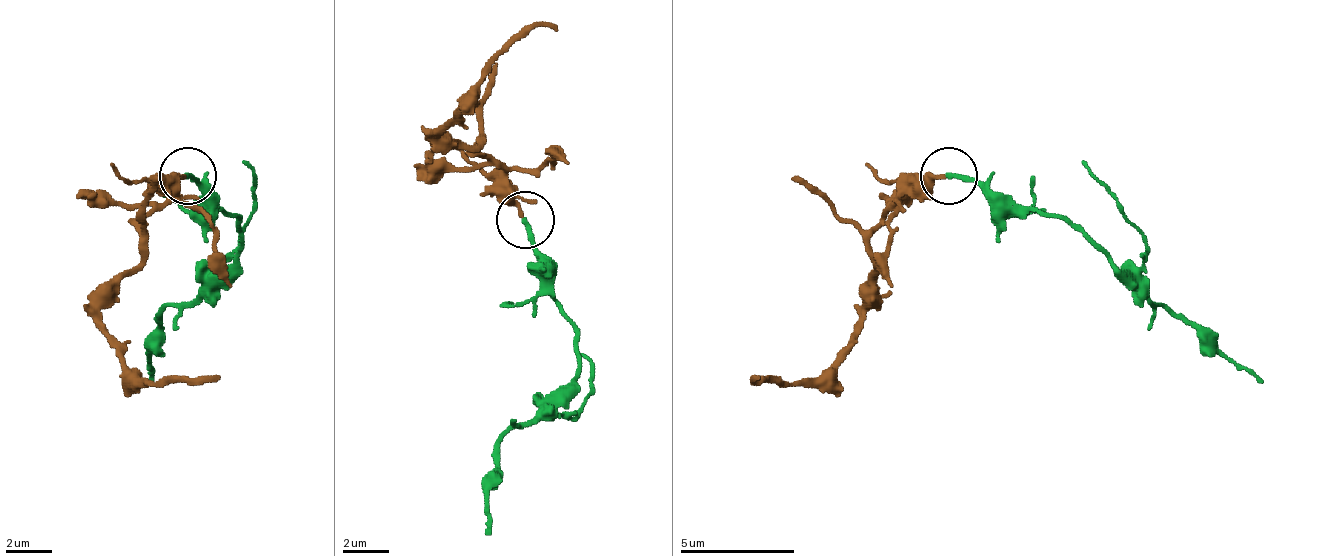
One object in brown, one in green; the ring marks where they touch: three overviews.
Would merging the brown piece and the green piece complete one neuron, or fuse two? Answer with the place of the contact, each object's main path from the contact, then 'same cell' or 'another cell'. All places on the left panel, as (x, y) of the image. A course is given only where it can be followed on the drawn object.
at (187, 176); brown runs (183, 177), (143, 240), (103, 337), (149, 383), (200, 383), (217, 377); green runs (189, 177), (235, 217), (240, 251), (189, 303), (160, 314), (149, 349), (155, 383); same cell

